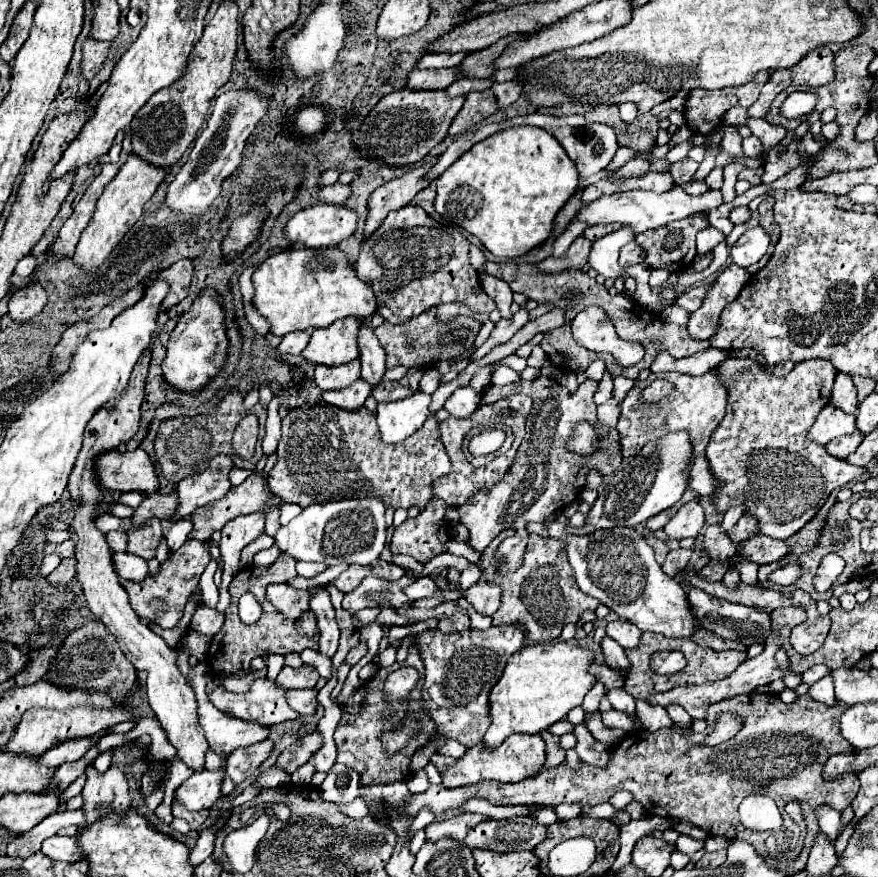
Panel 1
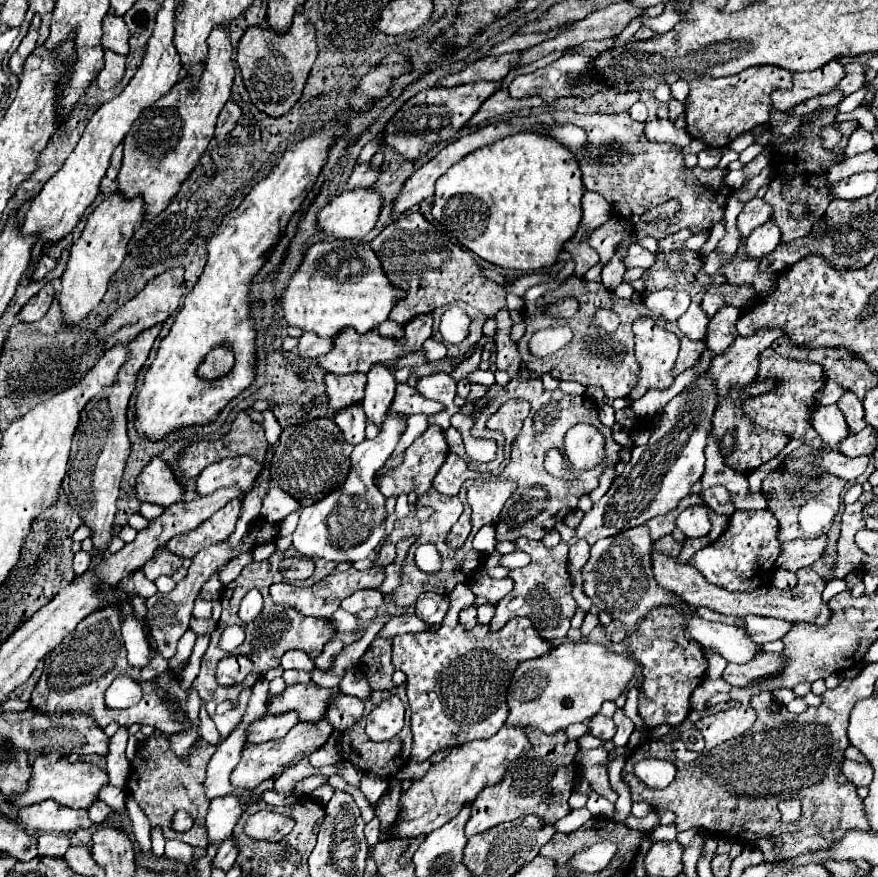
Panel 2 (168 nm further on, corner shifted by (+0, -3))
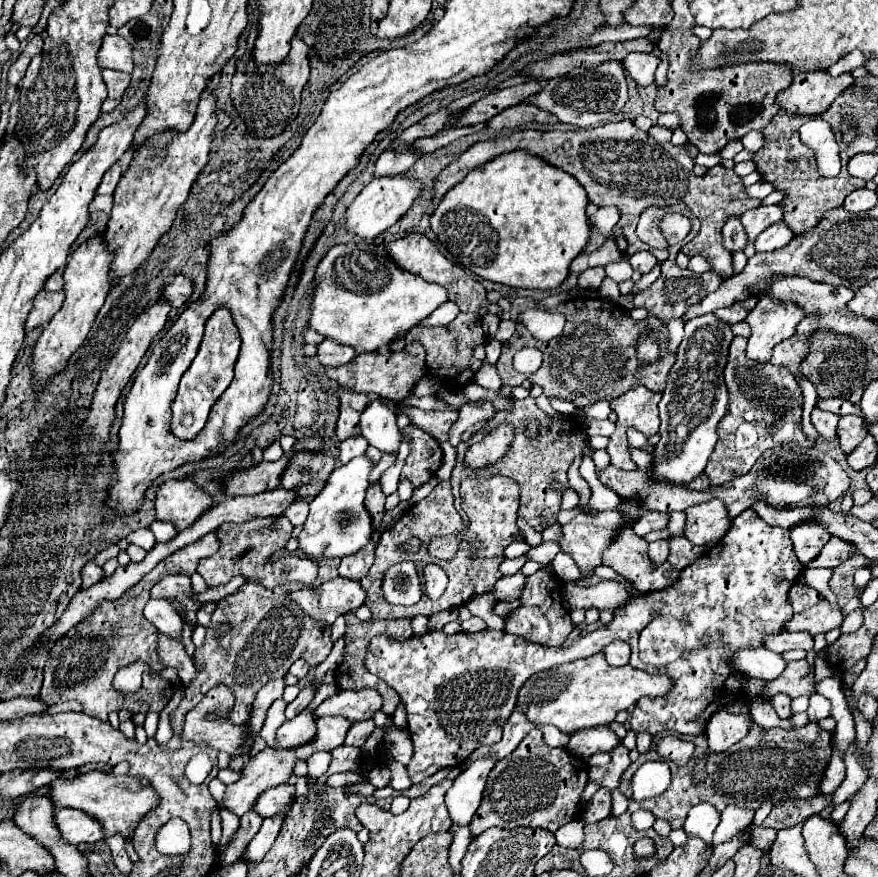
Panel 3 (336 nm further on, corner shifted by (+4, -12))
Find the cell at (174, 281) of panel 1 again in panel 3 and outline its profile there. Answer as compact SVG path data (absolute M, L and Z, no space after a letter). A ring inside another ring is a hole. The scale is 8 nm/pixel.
M178 274L174 278L174 282L164 288L164 296L172 304L170 316L176 316L180 312L180 308L190 300L192 294L194 294L194 280L188 278L188 276L184 276L184 274Z

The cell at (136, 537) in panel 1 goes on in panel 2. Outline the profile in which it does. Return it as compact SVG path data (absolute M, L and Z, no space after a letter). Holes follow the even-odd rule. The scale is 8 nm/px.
M164 545L164 547L158 549L158 553L154 553L154 557L142 567L142 571L144 571L144 575L146 575L150 581L154 581L154 579L160 577L160 575L172 575L180 565L182 565L180 557L174 557L174 553L170 553L170 551L166 549L166 545Z

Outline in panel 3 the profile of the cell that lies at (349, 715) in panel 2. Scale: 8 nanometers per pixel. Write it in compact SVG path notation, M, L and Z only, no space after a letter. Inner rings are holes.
M374 720L354 722L354 726L350 728L350 732L348 732L348 736L346 736L346 744L356 746L356 748L364 746L364 742L366 742L366 740L368 740L368 736L374 732L374 728L376 728Z

